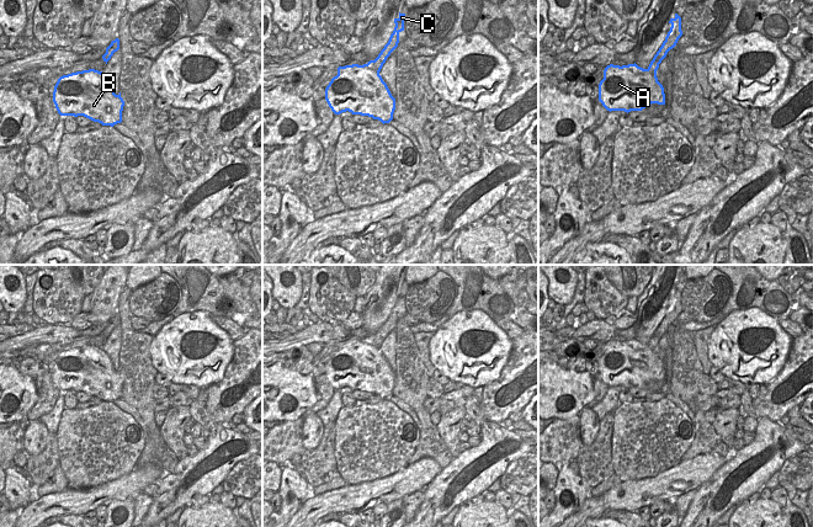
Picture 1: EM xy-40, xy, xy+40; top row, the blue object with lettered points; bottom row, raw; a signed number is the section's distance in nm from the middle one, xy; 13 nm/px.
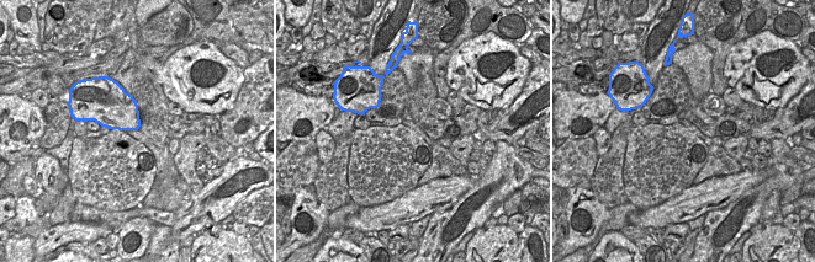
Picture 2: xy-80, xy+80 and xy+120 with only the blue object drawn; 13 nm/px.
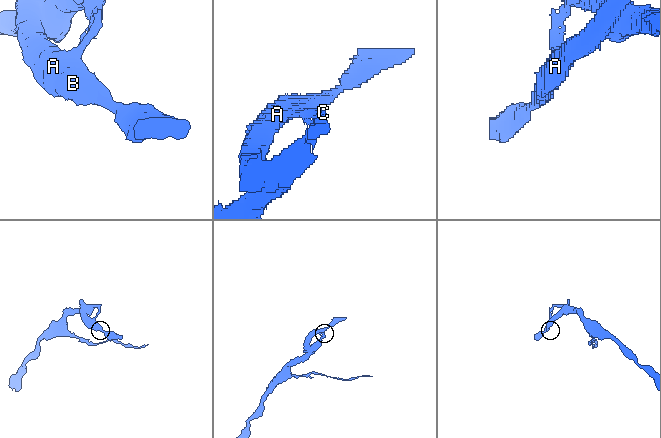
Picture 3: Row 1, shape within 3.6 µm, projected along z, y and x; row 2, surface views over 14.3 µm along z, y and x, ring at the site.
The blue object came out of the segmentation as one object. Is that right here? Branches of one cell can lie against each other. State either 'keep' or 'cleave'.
cleave

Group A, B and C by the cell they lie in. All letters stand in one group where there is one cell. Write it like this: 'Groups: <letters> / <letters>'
Groups: A B / C

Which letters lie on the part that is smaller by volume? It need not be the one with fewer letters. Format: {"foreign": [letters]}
{"foreign": ["A", "B"]}

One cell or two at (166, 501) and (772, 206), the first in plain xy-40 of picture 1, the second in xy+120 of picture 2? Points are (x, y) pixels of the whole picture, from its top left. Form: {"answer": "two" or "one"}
{"answer": "two"}

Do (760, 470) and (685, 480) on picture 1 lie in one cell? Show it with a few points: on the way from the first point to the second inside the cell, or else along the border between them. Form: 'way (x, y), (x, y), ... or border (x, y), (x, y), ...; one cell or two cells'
border (727, 462), (696, 490); two cells

